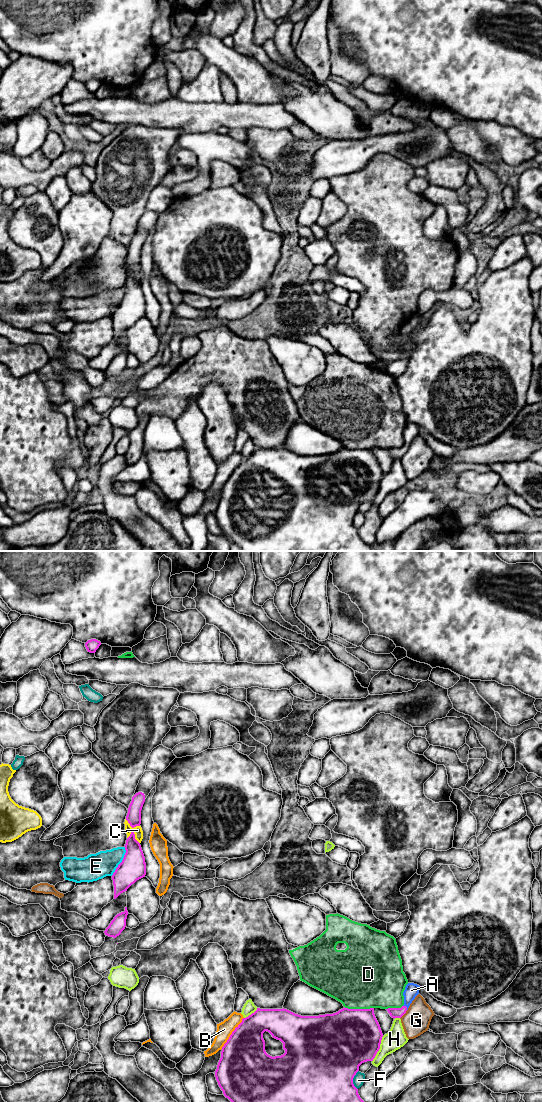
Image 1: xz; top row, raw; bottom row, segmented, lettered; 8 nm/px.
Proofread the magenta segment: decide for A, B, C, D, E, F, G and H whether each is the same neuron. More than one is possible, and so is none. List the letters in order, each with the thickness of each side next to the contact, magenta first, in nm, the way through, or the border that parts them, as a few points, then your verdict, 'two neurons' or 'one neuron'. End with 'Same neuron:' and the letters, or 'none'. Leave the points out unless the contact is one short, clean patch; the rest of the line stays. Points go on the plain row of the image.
A: 80/110 nm | across xz (394, 452), (400, 452), (406, 447), (411, 430) | one neuron
B: 380/130 nm | two neurons
C: 200/70 nm | two neurons
D: 460/500 nm | two neurons
E: 200/200 nm | two neurons
F: 500/90 nm | two neurons
G: 80/220 nm | two neurons
H: 460/160 nm | two neurons
Same neuron: A

